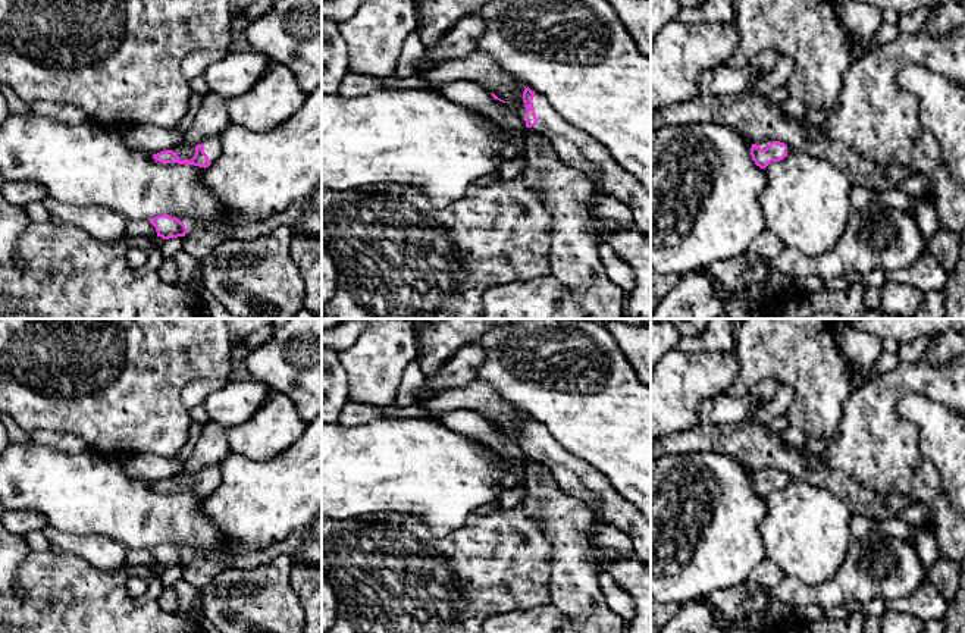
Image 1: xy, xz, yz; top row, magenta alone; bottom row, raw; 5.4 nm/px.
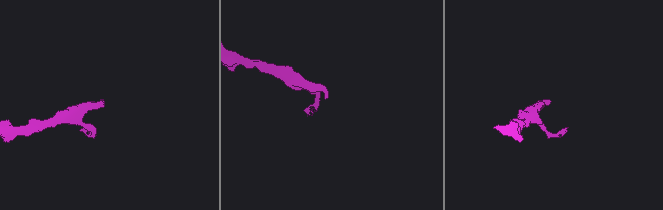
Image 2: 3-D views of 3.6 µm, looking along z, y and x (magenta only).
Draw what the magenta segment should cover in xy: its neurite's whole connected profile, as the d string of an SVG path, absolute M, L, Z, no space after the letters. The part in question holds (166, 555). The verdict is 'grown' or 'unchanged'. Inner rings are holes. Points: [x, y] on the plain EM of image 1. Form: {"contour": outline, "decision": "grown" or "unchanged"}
{"contour": "M169 543L151 546L148 551L156 557L157 565L163 568L185 565L188 560L181 549Z", "decision": "unchanged"}

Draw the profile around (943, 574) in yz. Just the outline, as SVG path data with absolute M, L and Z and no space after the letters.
M939 558L928 568L928 582L950 602L959 583L959 564L952 560Z

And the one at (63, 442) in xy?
M38 429L29 433L29 438L34 444L72 455L90 449L90 446L81 438L63 432Z

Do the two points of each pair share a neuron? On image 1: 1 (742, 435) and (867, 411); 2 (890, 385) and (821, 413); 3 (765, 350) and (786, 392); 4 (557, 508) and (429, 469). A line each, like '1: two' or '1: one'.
1: two
2: two
3: two
4: two

